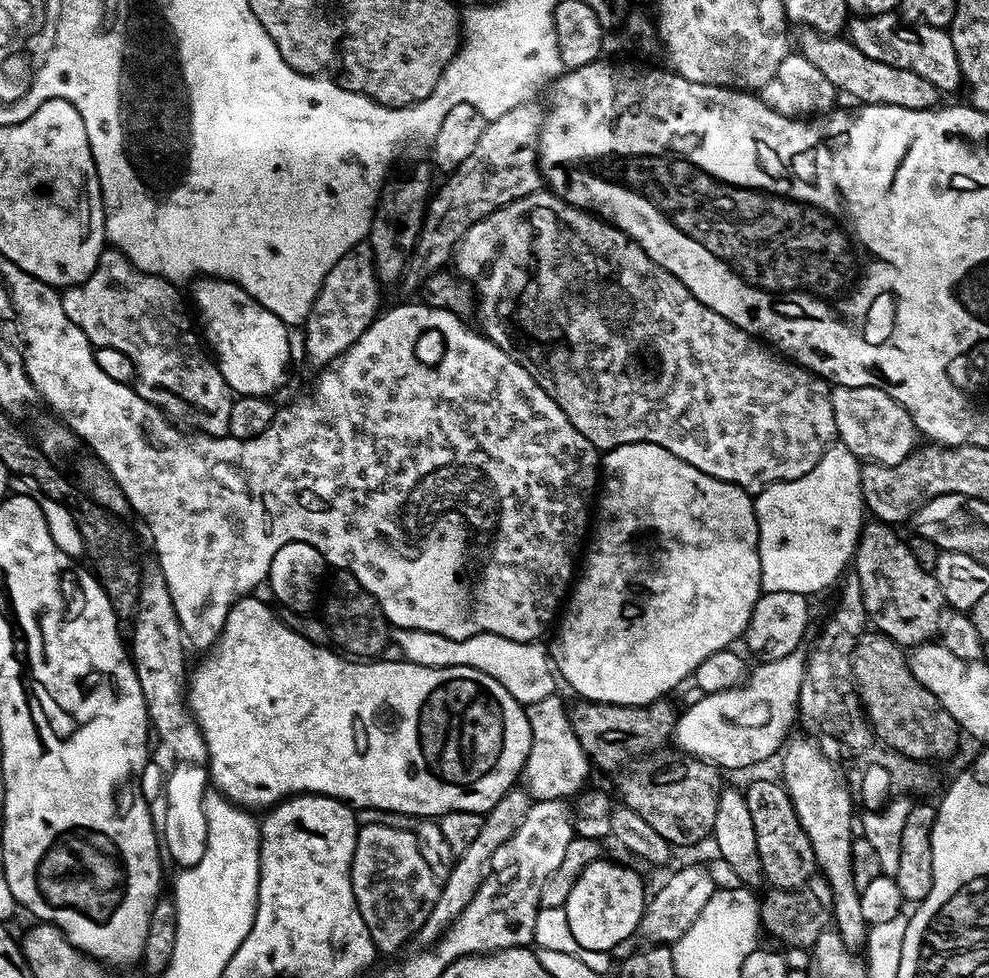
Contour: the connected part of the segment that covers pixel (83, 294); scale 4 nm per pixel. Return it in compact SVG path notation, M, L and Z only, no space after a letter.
M109 247L100 255L100 264L94 270L94 274L90 274L86 282L74 288L63 289L60 301L66 314L80 327L82 334L86 334L93 346L122 350L122 354L130 358L141 389L165 392L166 395L181 400L186 407L200 412L200 424L204 427L201 429L207 435L227 436L234 393L229 388L226 378L222 378L215 359L206 351L198 332L196 337L196 332L192 329L192 320L184 309L184 300L176 288L179 287L173 281L163 280L161 276L138 270L117 248Z

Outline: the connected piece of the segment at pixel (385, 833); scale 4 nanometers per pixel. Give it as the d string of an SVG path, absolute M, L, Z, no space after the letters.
M391 823L388 824L368 824L359 829L356 833L356 845L354 846L354 858L352 859L352 889L354 890L354 898L358 910L362 914L362 922L366 922L366 930L370 932L370 938L374 942L377 953L396 952L408 939L415 937L420 931L420 927L426 923L429 914L434 910L436 899L440 896L441 885L434 878L434 874L430 874L430 866L426 866L426 861L422 859L422 850L418 850L418 842L416 841L415 831L407 832L406 830L398 830Z

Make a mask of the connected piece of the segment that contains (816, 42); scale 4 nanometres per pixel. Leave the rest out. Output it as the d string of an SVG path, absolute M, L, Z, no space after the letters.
M804 30L800 36L799 55L805 56L841 93L853 96L860 104L889 104L890 106L906 106L910 110L926 110L937 107L941 103L942 93L920 74L902 70L898 66L890 66L886 62L878 62L874 58L866 58L862 50L855 48L851 40L843 35L822 36L818 32Z

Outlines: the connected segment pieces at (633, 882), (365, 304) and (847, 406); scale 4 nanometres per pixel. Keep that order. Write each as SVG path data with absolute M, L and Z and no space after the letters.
M601 858L590 862L586 870L574 882L570 894L564 903L566 918L570 921L570 930L574 934L574 939L578 941L578 946L582 946L585 953L608 952L611 948L619 946L623 940L628 940L631 936L637 935L640 919L644 913L646 903L646 892L644 896L644 880L632 868L627 868L624 864L615 864L612 860Z
M367 243L355 244L350 251L342 254L342 258L338 258L338 262L334 262L318 290L316 301L312 303L312 313L308 315L303 329L304 352L310 363L328 366L331 360L336 362L343 357L376 319L381 307L379 290L372 250Z
M836 386L832 388L834 422L839 443L857 457L865 456L885 468L896 468L907 461L917 447L918 433L912 414L907 412L886 390L874 386Z

